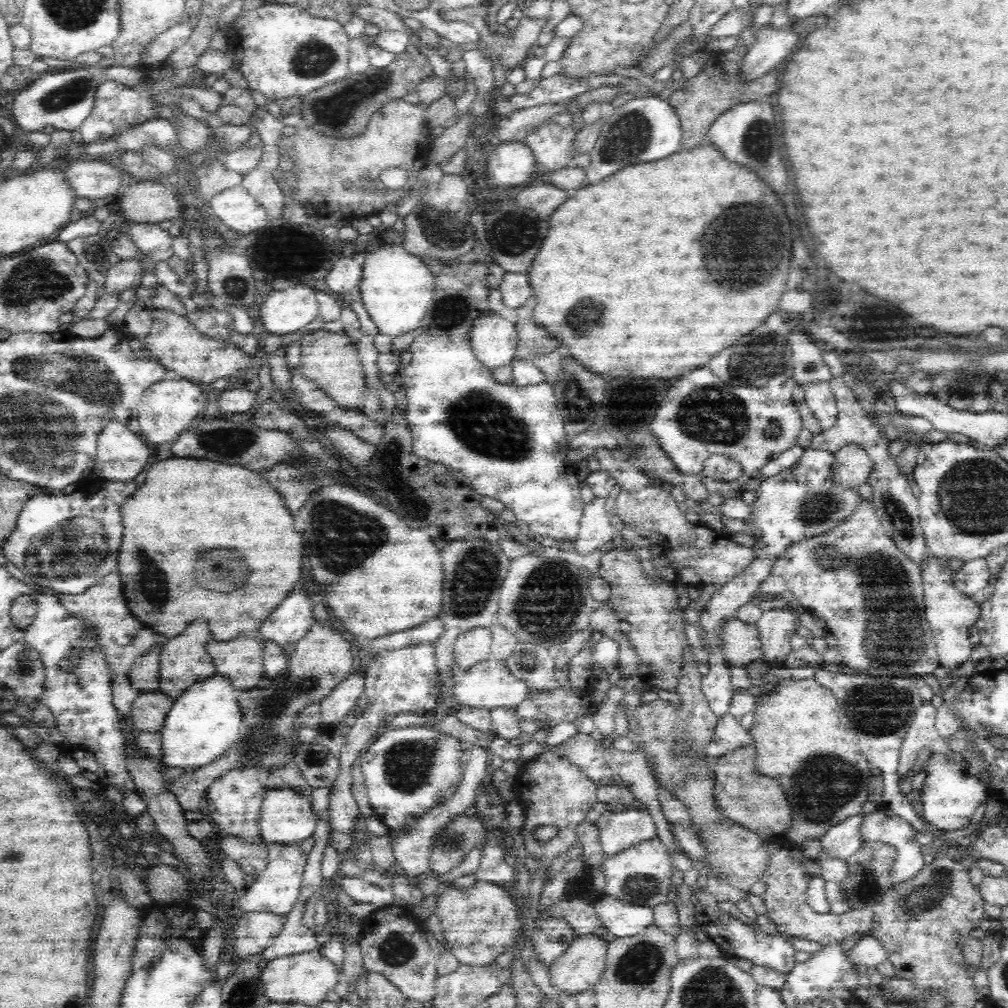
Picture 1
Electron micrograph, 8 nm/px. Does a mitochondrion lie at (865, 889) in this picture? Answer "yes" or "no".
yes

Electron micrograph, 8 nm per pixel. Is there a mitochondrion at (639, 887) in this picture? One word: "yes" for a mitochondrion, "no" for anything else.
yes

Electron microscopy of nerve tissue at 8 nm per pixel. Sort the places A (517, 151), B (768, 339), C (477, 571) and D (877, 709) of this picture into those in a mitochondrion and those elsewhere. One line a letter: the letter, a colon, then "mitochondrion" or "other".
A: other
B: other
C: mitochondrion
D: mitochondrion

